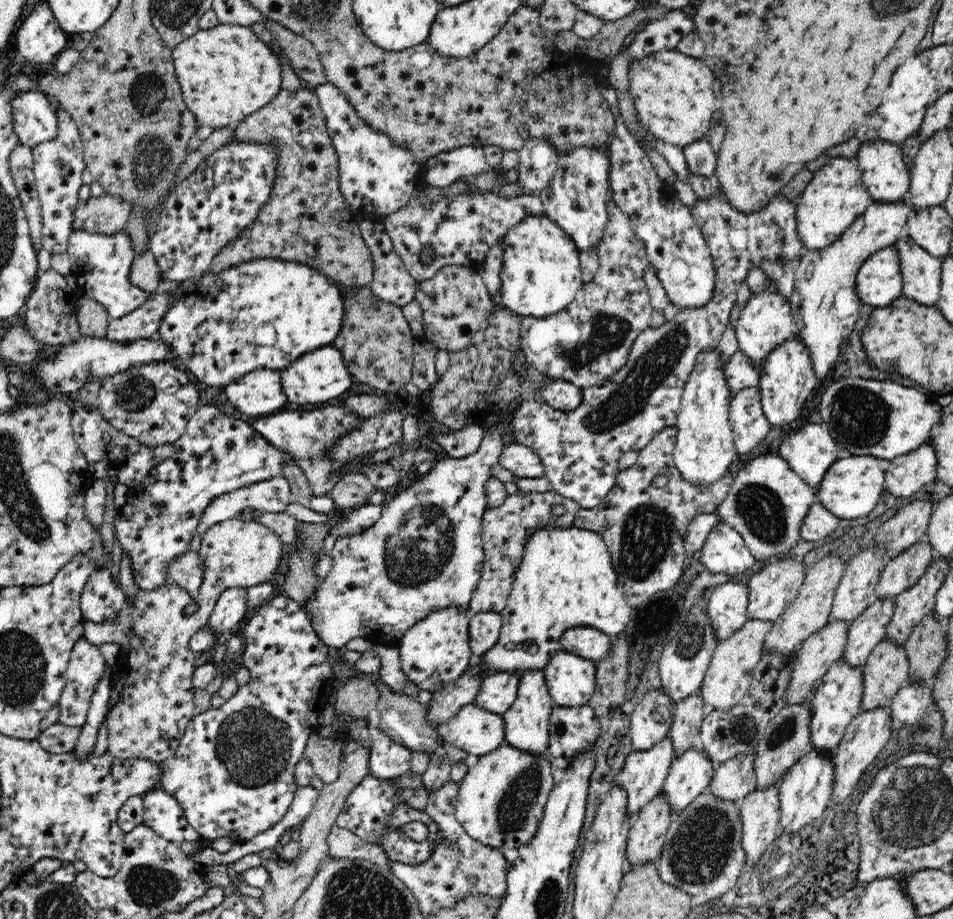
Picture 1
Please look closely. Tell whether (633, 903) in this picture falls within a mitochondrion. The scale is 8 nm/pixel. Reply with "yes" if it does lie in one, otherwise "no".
no

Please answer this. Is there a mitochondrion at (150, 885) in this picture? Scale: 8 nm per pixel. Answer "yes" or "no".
yes

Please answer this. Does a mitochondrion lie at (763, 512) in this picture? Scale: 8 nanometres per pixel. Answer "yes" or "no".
yes

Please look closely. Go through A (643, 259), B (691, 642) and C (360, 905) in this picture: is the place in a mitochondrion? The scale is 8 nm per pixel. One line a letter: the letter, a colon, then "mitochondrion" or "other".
A: other
B: mitochondrion
C: mitochondrion

